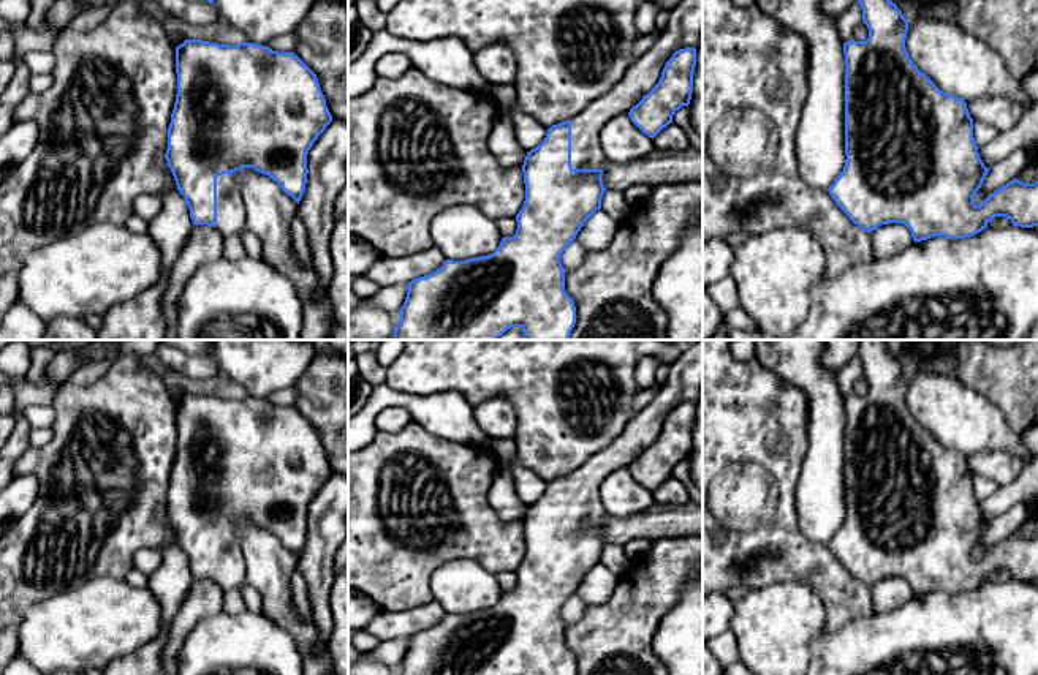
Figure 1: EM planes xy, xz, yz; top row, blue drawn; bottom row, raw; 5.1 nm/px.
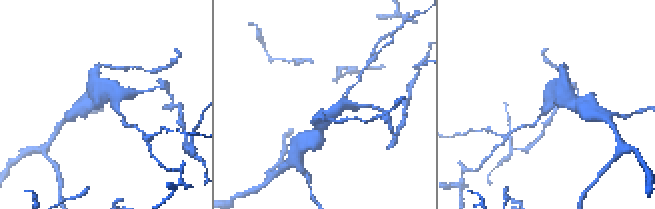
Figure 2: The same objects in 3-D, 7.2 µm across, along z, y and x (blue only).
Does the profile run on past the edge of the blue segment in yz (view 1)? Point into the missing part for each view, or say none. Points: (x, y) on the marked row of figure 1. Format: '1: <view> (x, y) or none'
1: none

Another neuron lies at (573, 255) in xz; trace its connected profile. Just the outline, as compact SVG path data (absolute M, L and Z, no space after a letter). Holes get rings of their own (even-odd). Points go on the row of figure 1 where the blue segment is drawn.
M574 239L562 253L560 262L563 269L573 270L578 264L584 261L585 248Z

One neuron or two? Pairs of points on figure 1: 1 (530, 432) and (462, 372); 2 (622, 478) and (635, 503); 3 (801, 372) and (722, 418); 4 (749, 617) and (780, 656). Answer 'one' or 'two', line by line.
1: one
2: one
3: two
4: one

